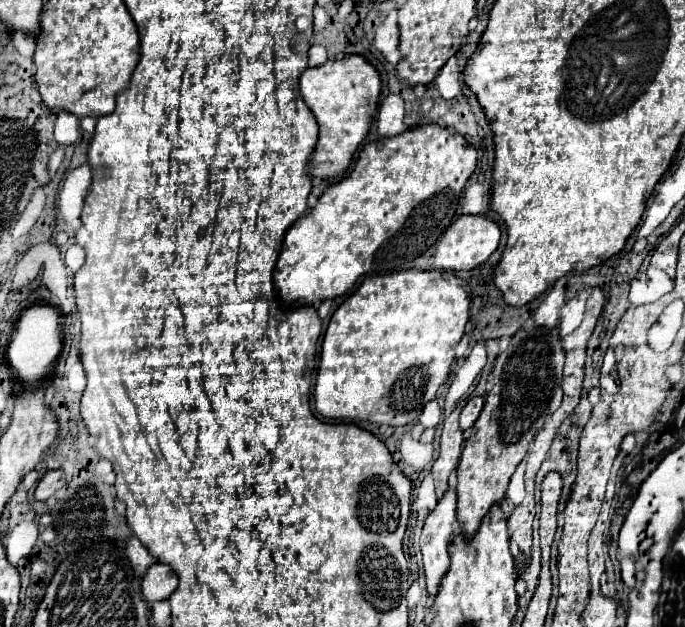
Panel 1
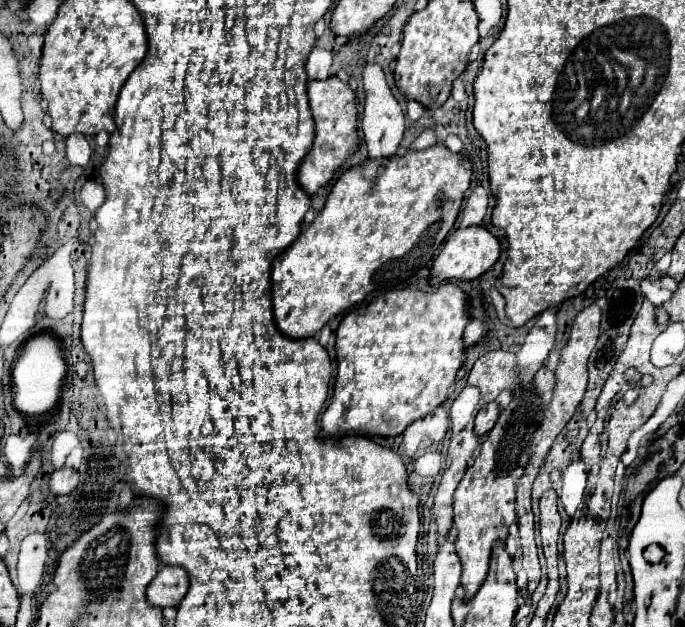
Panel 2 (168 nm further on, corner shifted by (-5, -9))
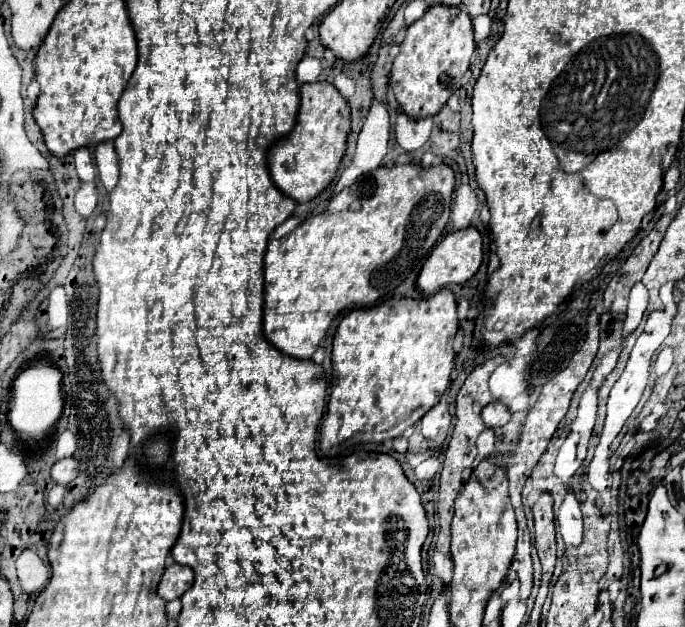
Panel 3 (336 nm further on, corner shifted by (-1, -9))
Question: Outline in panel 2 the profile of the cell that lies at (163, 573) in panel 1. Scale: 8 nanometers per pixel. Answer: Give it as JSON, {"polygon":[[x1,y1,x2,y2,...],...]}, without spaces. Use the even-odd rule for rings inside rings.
{"polygon":[[162,566,162,570,150,582,146,596,148,596,148,602,160,608,178,606,180,600,186,596,188,586,190,586,190,580,184,568]]}

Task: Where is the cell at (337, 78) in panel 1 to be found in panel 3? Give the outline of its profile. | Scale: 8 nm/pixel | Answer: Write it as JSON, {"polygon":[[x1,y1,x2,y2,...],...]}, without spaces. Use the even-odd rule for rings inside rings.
{"polygon":[[330,82,302,84,300,90,302,94,296,126,290,136,272,146,268,162,274,184,296,202,306,202,316,198,336,176,346,150,346,136,350,132,350,108]]}

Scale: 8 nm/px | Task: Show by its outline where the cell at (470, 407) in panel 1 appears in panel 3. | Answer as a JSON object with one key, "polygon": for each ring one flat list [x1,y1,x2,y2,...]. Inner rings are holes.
{"polygon":[[492,402,488,406,482,408,482,420,488,428,496,428,496,426,504,426,510,420,510,412,506,406,502,406,500,402]]}

